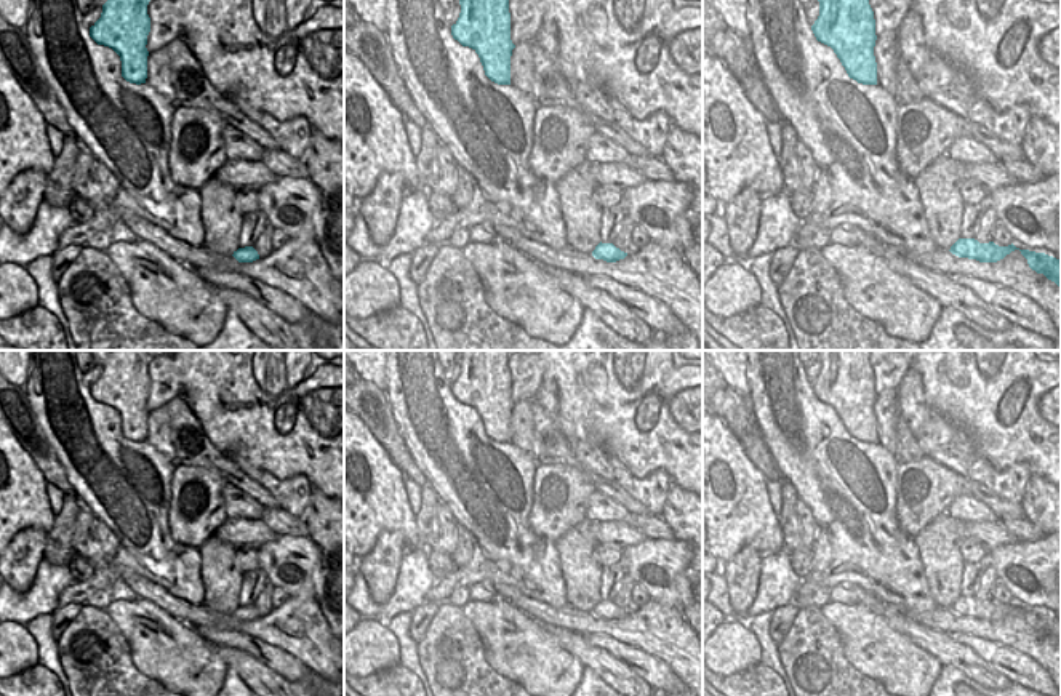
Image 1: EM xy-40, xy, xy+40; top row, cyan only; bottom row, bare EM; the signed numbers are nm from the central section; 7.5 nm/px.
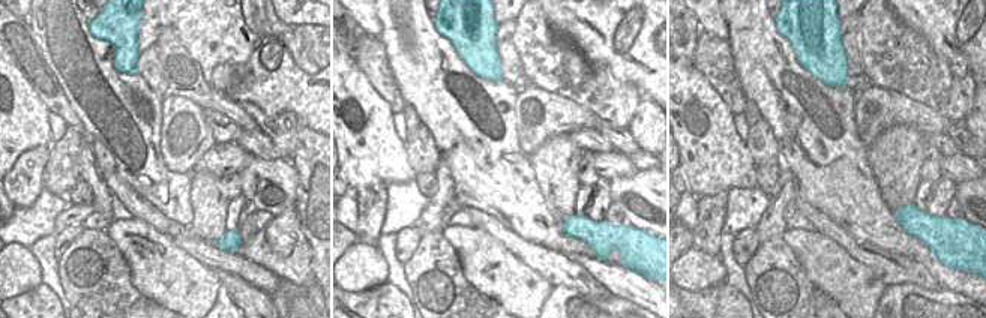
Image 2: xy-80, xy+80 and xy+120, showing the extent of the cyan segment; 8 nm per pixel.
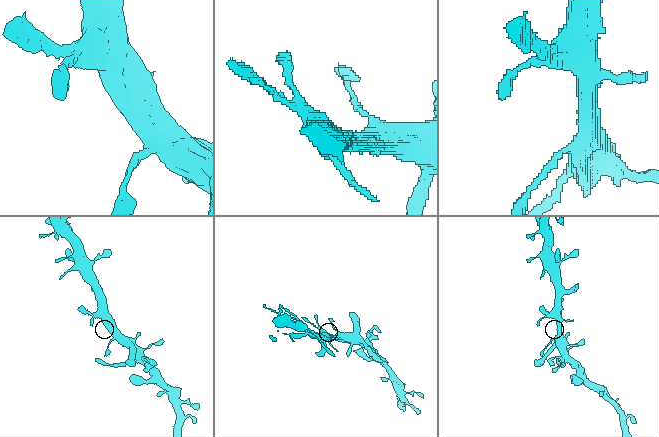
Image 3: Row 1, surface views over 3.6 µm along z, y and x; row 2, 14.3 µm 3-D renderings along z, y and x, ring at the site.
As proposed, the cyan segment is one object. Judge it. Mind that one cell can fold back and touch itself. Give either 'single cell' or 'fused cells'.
single cell

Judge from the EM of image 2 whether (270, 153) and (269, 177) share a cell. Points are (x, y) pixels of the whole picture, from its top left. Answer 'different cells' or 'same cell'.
different cells

